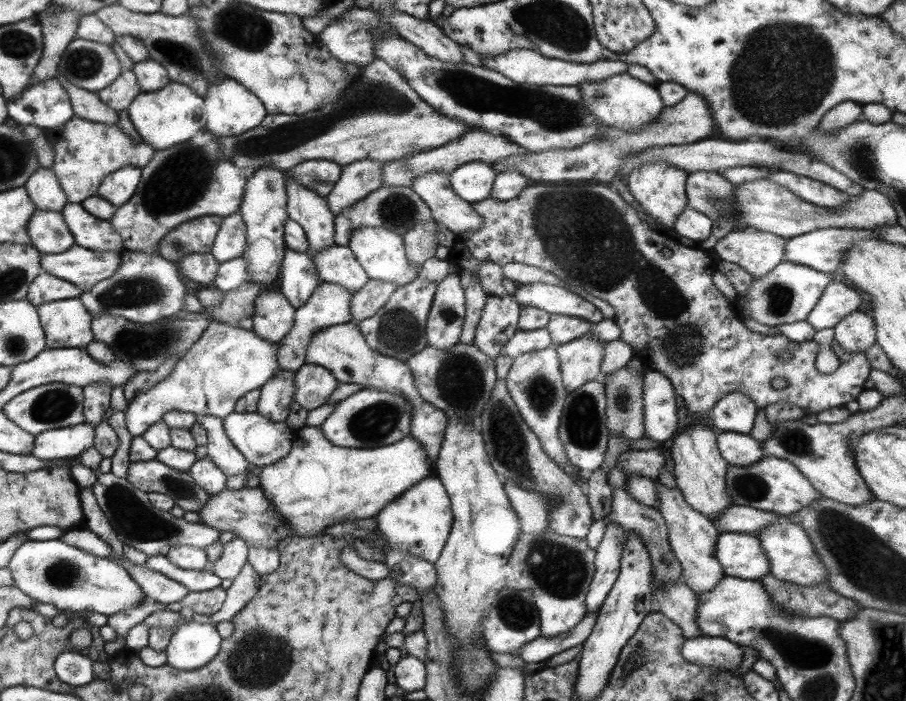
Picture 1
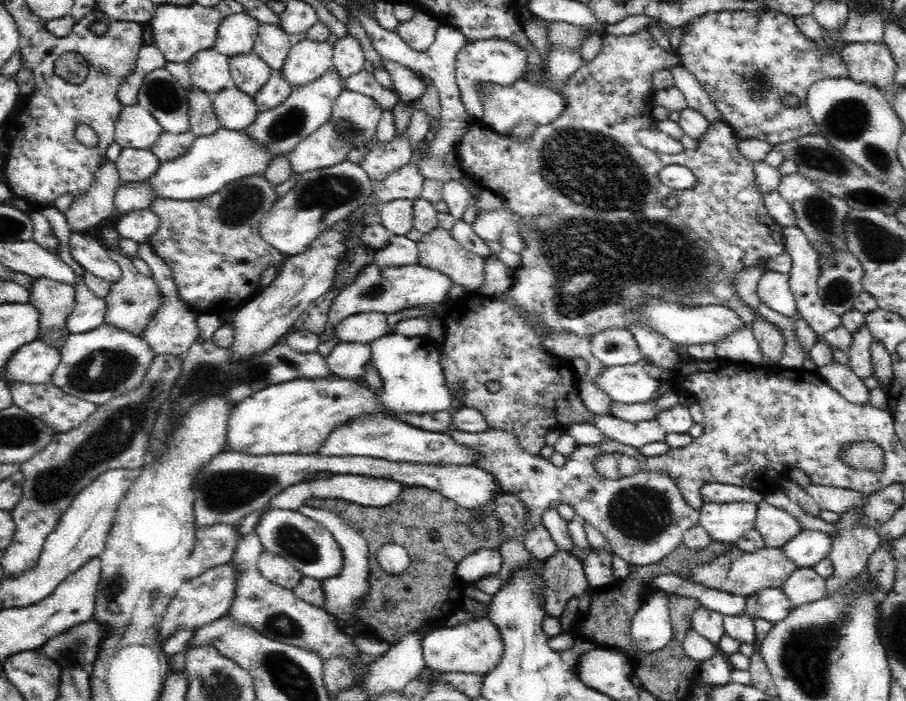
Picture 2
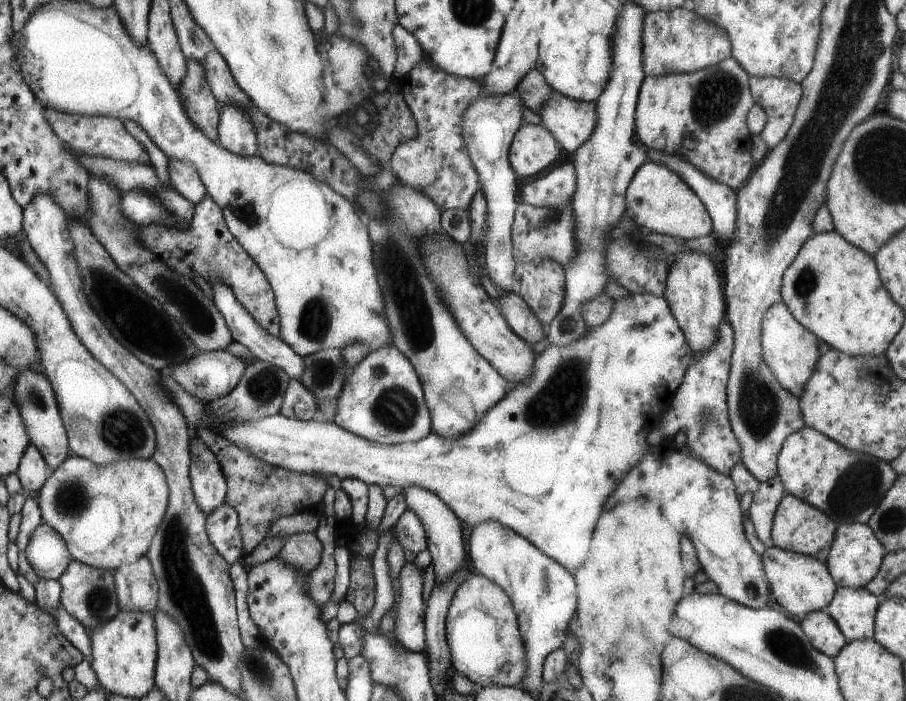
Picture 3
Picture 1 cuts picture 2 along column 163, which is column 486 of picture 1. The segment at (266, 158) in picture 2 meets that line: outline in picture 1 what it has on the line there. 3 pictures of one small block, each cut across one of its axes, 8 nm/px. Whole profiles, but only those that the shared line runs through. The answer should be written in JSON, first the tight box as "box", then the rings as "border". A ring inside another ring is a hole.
{"box":[449,162,495,204],"border":[[[467,162],[449,174],[451,188],[455,194],[471,204],[487,200],[495,182],[495,170],[485,162]]]}

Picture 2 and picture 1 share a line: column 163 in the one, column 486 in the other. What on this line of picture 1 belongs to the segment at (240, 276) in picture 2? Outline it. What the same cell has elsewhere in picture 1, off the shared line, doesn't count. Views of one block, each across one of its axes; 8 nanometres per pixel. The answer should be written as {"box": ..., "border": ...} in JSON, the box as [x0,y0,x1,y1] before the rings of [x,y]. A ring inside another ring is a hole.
{"box":[447,182,871,420],"border":[[[571,182],[537,184],[537,186],[527,186],[527,188],[523,188],[521,194],[519,194],[517,198],[511,198],[511,200],[507,200],[507,202],[499,202],[499,200],[493,200],[493,198],[481,200],[481,202],[473,204],[473,210],[483,218],[483,226],[481,226],[477,232],[473,232],[473,234],[461,234],[461,236],[453,242],[453,248],[449,248],[449,258],[447,258],[447,260],[453,260],[453,264],[459,266],[459,272],[465,270],[465,272],[475,272],[475,274],[477,274],[477,266],[479,266],[479,262],[483,262],[483,260],[491,260],[491,262],[495,262],[495,264],[499,264],[499,266],[505,266],[507,262],[519,262],[519,264],[537,266],[537,268],[541,268],[541,270],[547,270],[547,272],[555,274],[559,280],[563,280],[563,282],[567,282],[567,284],[571,284],[571,286],[577,286],[577,288],[585,290],[587,294],[591,294],[591,296],[595,296],[595,298],[605,300],[605,302],[607,302],[609,306],[613,306],[613,310],[615,310],[613,322],[615,322],[615,326],[619,328],[619,340],[625,342],[625,344],[633,350],[635,358],[639,358],[639,360],[645,364],[647,370],[657,372],[657,374],[665,376],[667,382],[671,382],[673,394],[679,396],[679,398],[683,398],[685,408],[687,408],[693,416],[707,416],[707,412],[711,412],[713,404],[715,404],[719,398],[725,398],[725,394],[731,394],[731,392],[733,392],[733,394],[735,394],[735,392],[737,392],[737,394],[741,392],[741,394],[745,394],[745,396],[755,404],[757,410],[763,410],[763,408],[767,408],[767,406],[771,406],[771,404],[775,404],[775,402],[781,400],[781,402],[791,402],[791,404],[799,406],[799,408],[805,412],[807,420],[813,420],[817,414],[821,414],[821,412],[825,412],[825,410],[829,410],[829,408],[843,408],[843,406],[847,406],[849,402],[855,402],[857,396],[865,390],[863,384],[869,380],[869,374],[871,374],[871,368],[869,368],[869,364],[867,364],[867,360],[865,360],[865,354],[847,354],[845,350],[841,350],[841,348],[833,342],[831,350],[839,356],[839,368],[837,368],[835,372],[831,372],[831,374],[821,374],[821,372],[815,370],[815,354],[817,354],[817,350],[819,350],[819,348],[815,346],[815,342],[799,342],[799,344],[793,344],[793,342],[789,342],[783,334],[779,334],[779,336],[763,336],[763,334],[751,332],[749,328],[745,328],[743,318],[739,316],[735,302],[729,302],[729,300],[715,288],[715,284],[713,284],[713,280],[711,280],[713,272],[717,272],[717,260],[715,260],[707,250],[701,250],[701,246],[687,244],[687,242],[683,242],[683,240],[679,240],[679,238],[671,238],[667,232],[663,232],[663,230],[659,230],[659,228],[657,228],[657,230],[651,230],[643,220],[639,220],[637,212],[635,212],[633,208],[629,208],[629,206],[617,196],[617,192],[615,192],[613,188],[609,188],[609,186],[581,184],[581,186],[575,186],[575,188],[573,188]],[[665,246],[671,250],[671,256],[669,256],[669,258],[663,258],[663,256],[661,256],[661,248],[665,248]],[[781,350],[791,350],[791,362],[779,362],[779,360],[777,360],[777,354],[779,354]],[[777,376],[783,378],[783,380],[787,382],[787,386],[785,386],[783,390],[773,390],[773,388],[769,386],[769,382],[771,382],[773,378],[777,378]]]}

